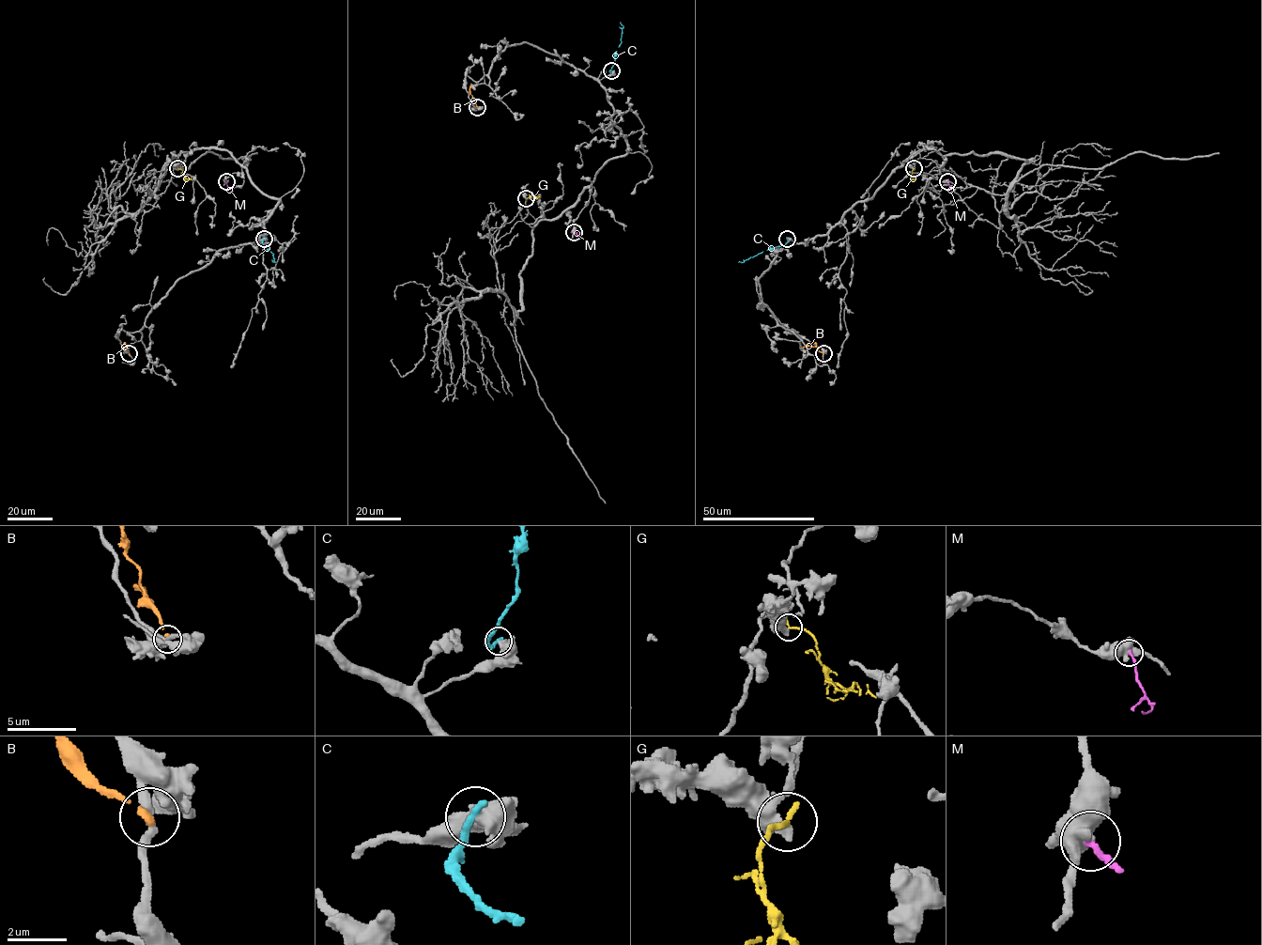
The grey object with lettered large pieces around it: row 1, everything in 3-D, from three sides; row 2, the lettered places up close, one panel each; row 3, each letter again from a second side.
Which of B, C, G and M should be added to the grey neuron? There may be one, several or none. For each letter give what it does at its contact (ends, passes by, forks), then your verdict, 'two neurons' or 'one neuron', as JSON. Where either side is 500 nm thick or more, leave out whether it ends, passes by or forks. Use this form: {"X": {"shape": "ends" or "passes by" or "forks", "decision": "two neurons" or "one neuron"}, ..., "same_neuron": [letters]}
{"B": {"shape": "ends", "decision": "two neurons"}, "C": {"decision": "two neurons"}, "G": {"shape": "ends", "decision": "two neurons"}, "M": {"decision": "two neurons"}, "same_neuron": []}

